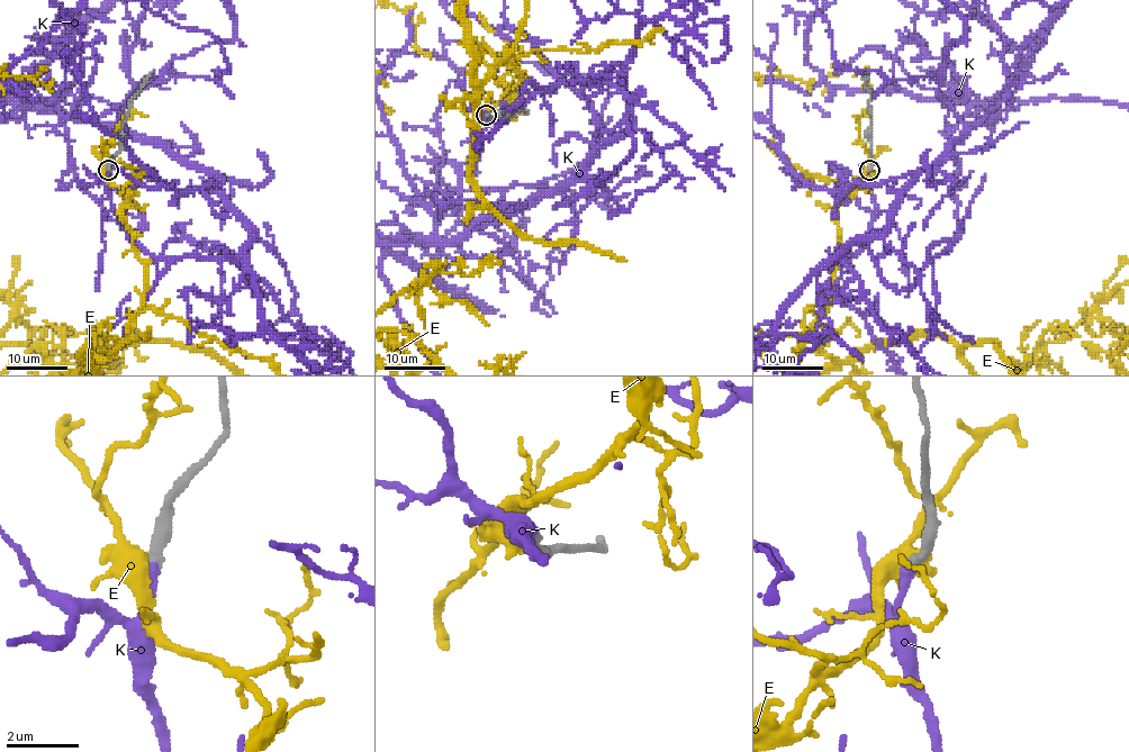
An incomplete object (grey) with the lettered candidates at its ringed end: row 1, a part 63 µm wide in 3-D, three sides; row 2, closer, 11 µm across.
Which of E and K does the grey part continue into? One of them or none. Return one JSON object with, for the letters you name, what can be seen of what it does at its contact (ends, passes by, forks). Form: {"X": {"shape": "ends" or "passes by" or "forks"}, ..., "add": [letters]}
{"K": {"shape": "ends"}, "add": ["K"]}

